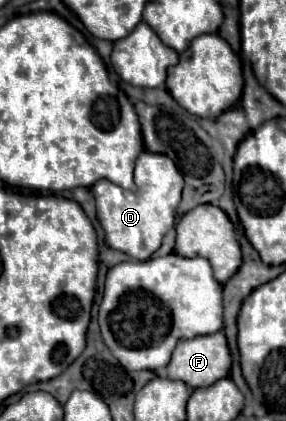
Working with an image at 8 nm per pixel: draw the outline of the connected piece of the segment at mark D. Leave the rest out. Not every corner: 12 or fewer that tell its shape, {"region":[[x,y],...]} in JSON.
{"region":[[143,150],[137,192],[93,184],[107,244],[147,260],[175,226],[183,176]]}

